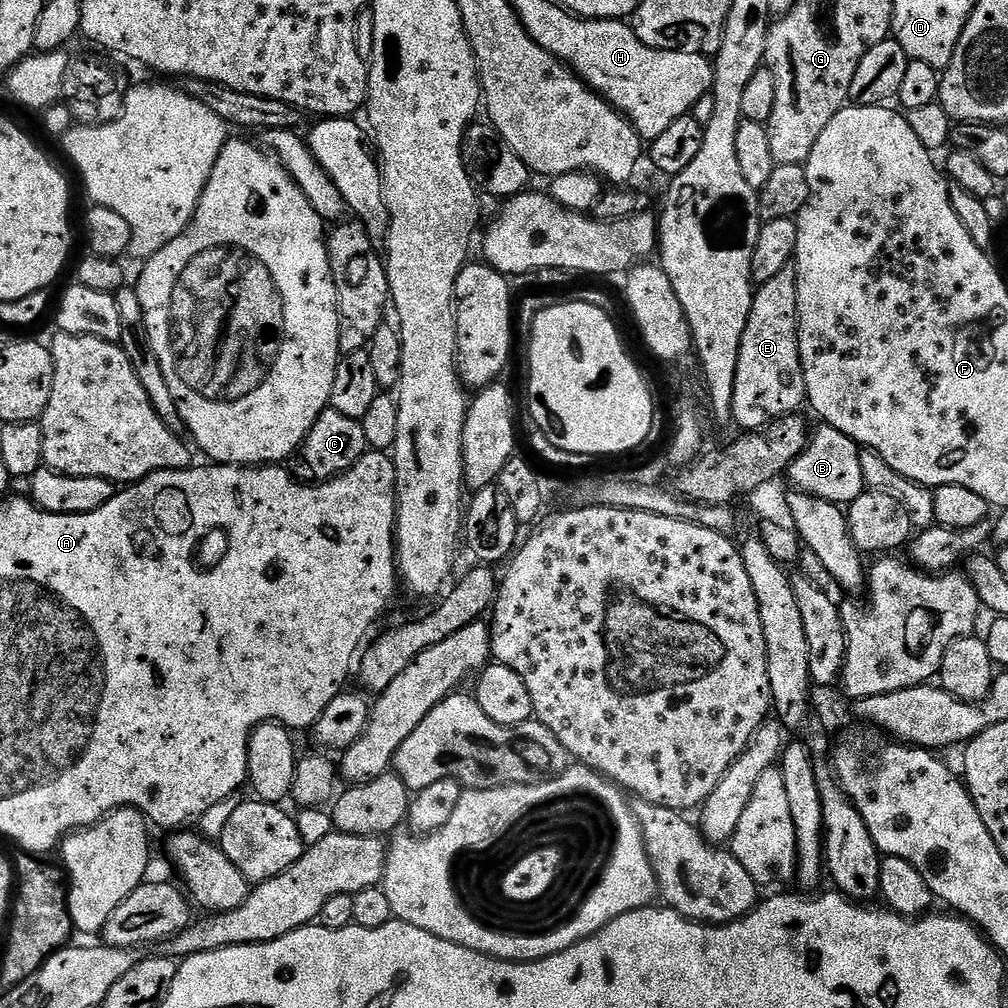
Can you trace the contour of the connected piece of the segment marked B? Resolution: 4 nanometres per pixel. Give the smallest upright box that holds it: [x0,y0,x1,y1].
[787,423,866,506]

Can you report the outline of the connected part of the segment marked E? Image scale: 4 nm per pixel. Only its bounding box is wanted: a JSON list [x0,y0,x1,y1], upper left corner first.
[732,266,806,430]

